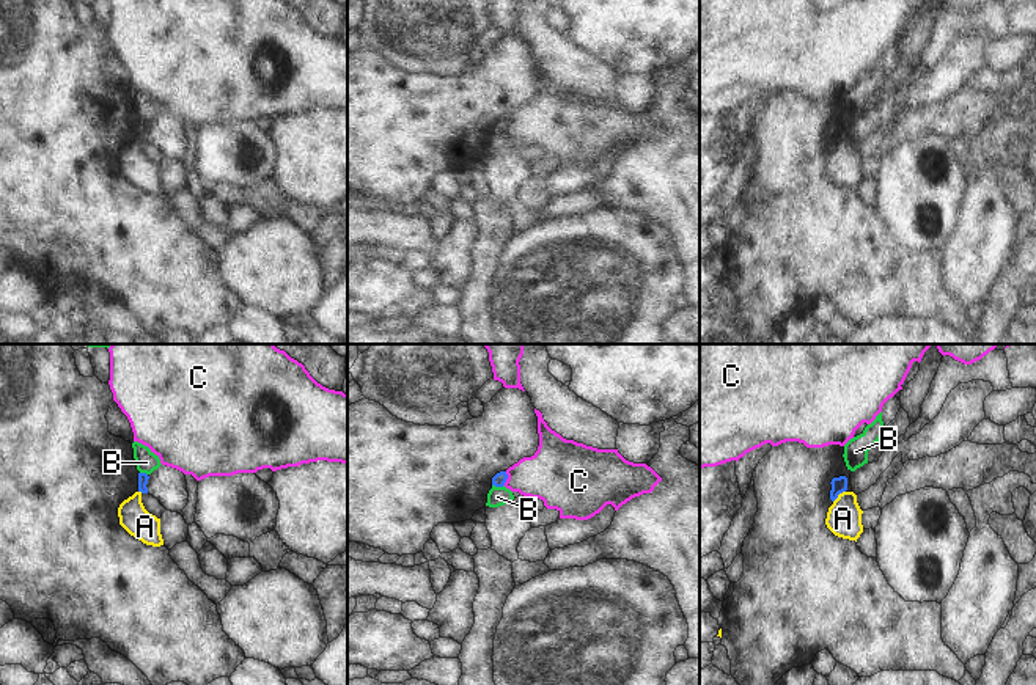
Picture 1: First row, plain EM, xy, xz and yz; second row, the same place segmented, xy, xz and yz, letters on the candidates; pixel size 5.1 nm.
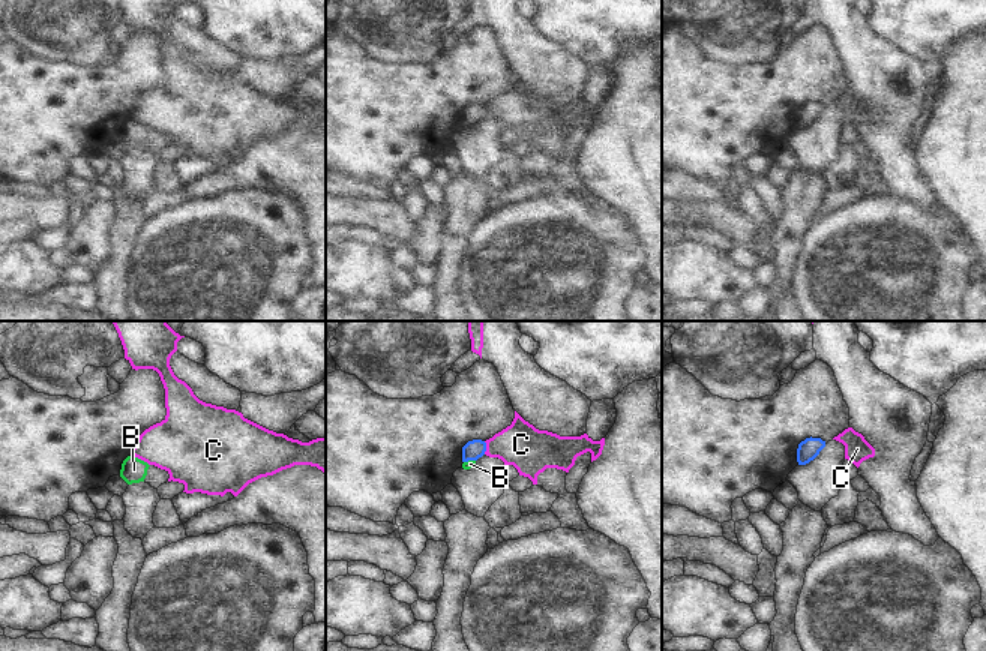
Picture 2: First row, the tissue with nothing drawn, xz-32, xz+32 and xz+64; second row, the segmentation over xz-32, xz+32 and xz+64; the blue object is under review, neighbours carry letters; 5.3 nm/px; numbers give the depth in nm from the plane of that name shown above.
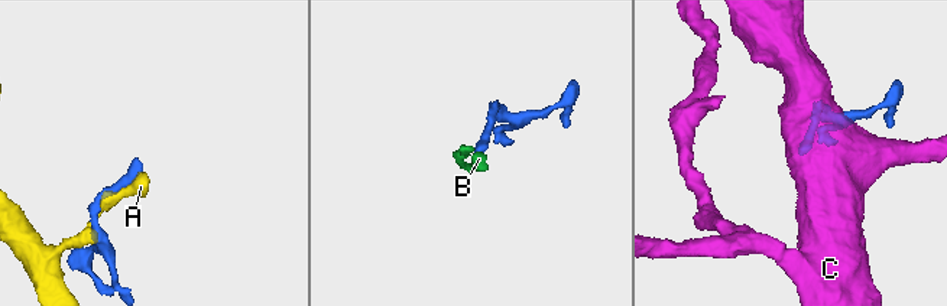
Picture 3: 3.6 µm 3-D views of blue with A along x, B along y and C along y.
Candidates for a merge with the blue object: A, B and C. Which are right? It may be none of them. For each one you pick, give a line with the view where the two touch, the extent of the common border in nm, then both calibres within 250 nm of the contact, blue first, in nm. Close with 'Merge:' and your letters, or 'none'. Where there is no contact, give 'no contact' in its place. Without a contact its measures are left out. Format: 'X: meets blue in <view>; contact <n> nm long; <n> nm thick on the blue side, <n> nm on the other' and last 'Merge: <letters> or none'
Merge: none

